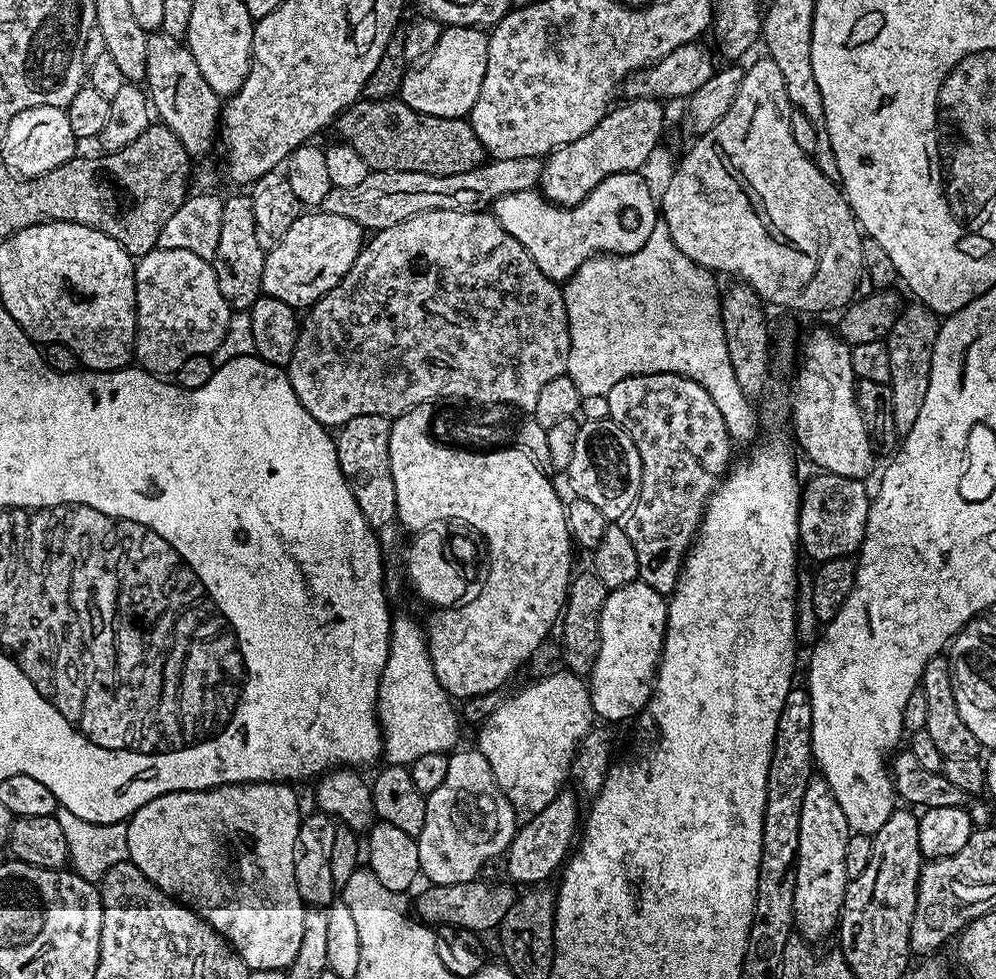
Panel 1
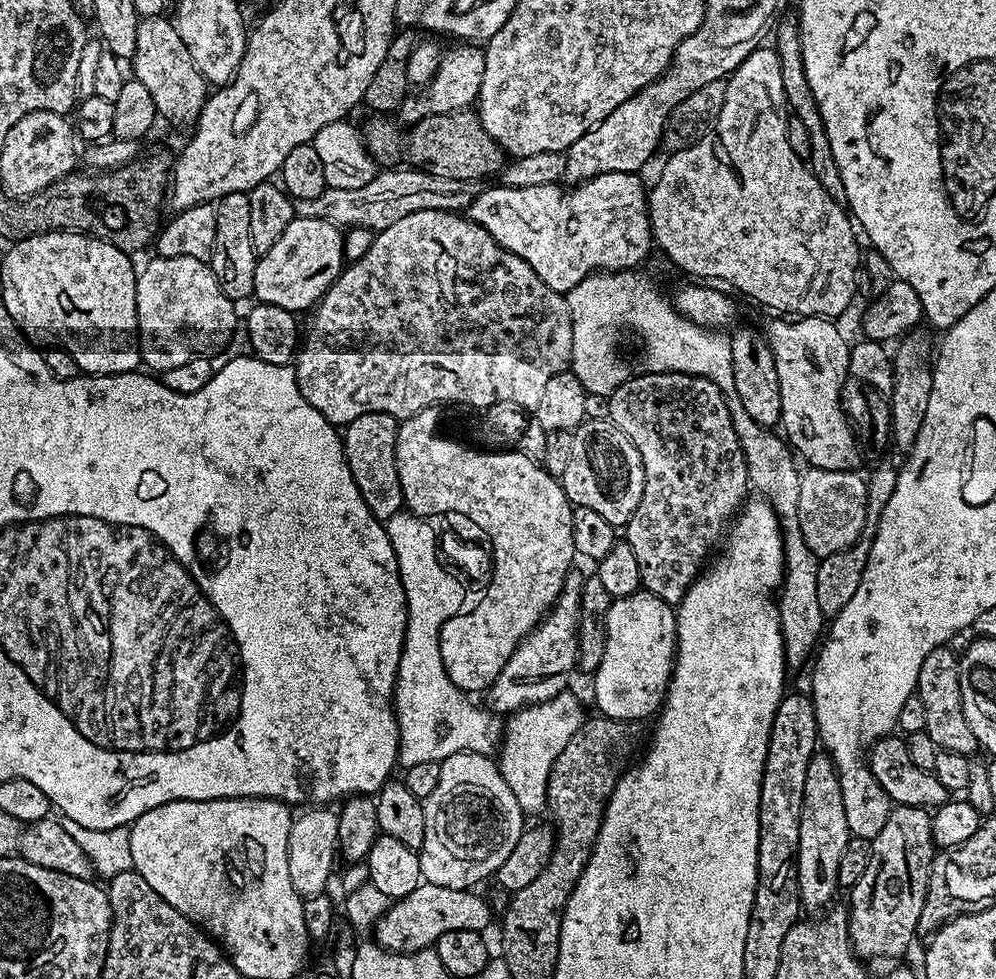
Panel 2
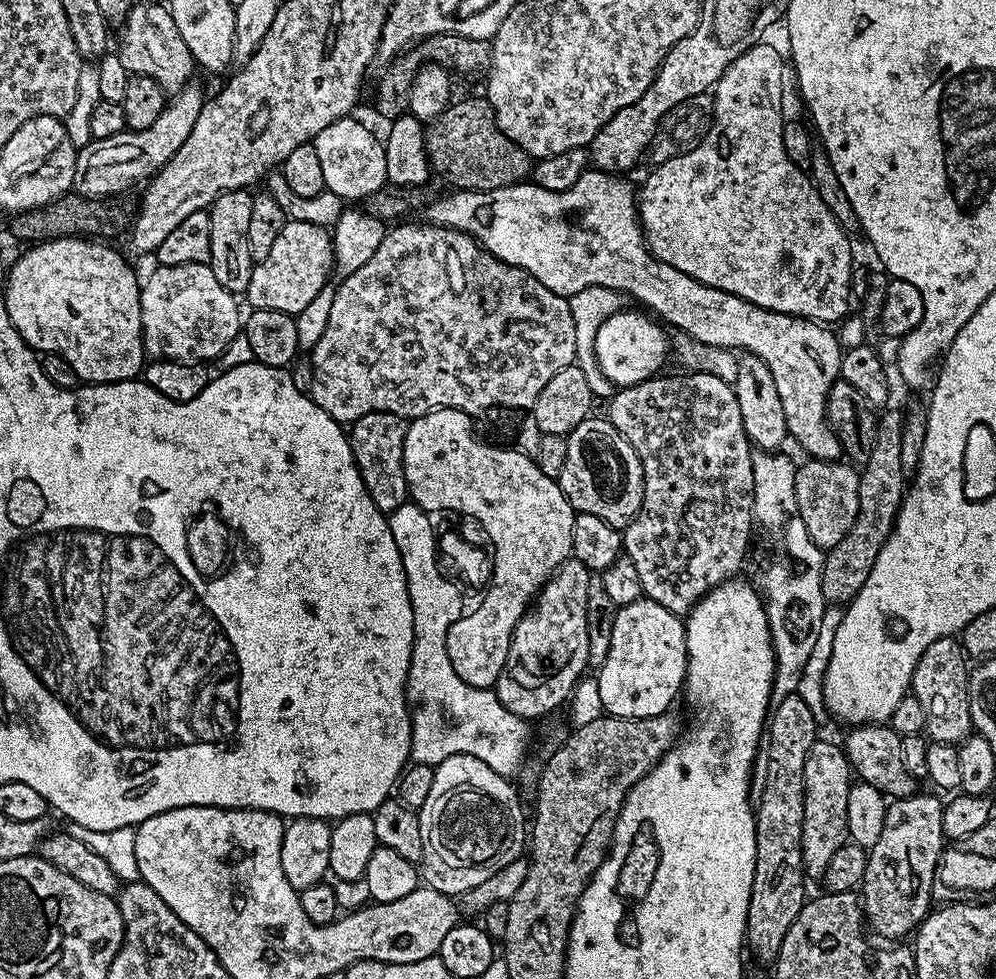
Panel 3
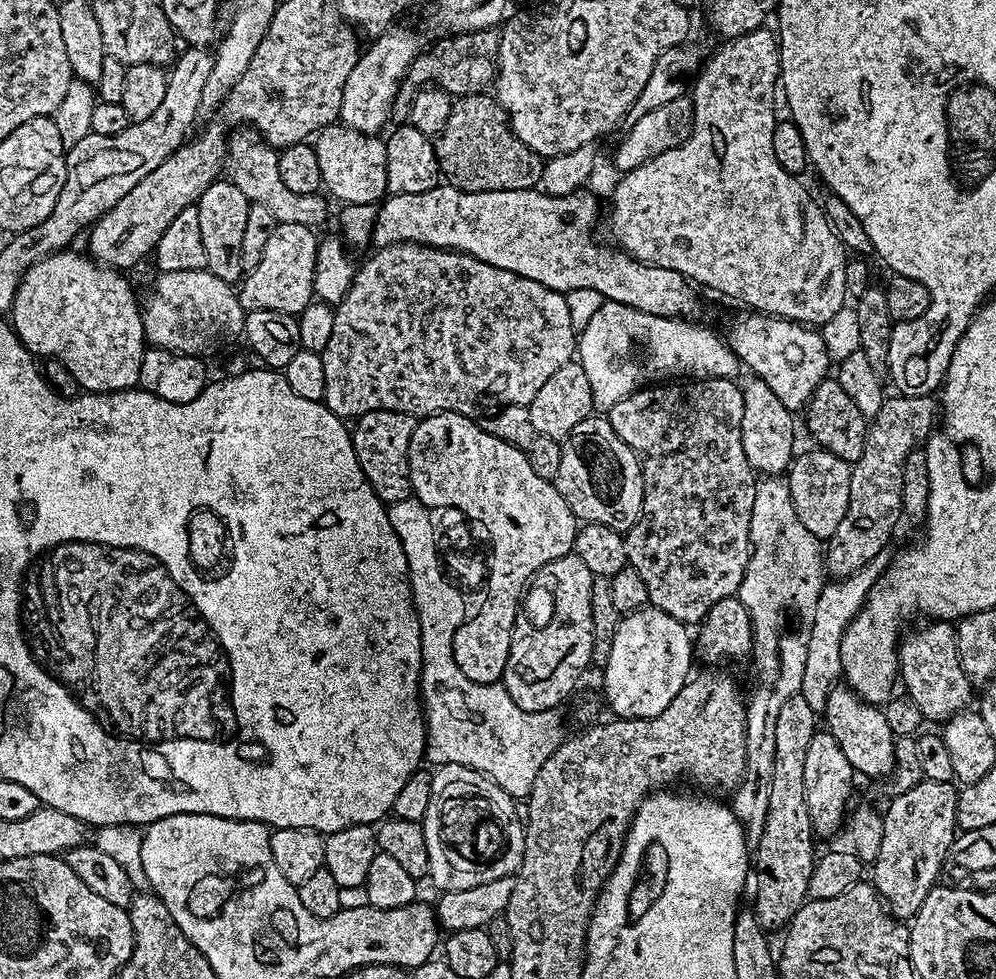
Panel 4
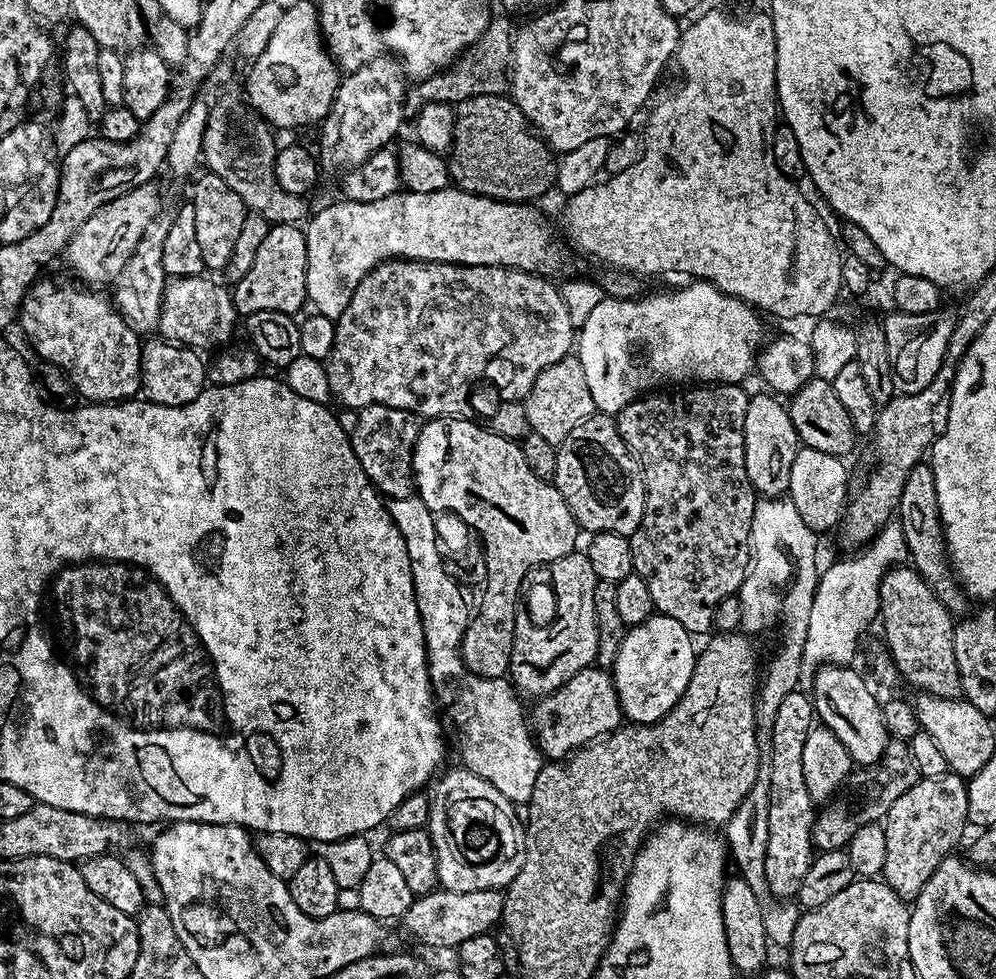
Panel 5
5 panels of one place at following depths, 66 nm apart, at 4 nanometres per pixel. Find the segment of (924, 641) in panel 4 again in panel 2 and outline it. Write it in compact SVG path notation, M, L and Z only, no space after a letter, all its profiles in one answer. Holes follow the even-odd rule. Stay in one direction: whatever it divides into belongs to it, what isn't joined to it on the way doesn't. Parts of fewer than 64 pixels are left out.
M951 647L935 648L930 654L926 654L926 662L922 662L922 670L918 670L918 682L915 695L922 702L922 710L926 710L926 722L924 732L937 745L941 752L953 752L971 757L972 751L977 751L978 745L974 738L974 730L970 730L970 722L966 722L966 714L962 710L962 694L960 693L960 661L957 653L951 652Z

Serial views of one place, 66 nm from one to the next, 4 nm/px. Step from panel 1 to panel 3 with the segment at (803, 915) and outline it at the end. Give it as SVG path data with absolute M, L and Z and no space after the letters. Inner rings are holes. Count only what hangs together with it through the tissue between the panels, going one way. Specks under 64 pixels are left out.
M817 738L810 746L804 763L804 809L802 810L802 862L809 881L819 881L824 875L834 850L838 850L848 840L848 819L846 802L848 790L854 783L854 773L848 756L839 743L831 744L824 738Z

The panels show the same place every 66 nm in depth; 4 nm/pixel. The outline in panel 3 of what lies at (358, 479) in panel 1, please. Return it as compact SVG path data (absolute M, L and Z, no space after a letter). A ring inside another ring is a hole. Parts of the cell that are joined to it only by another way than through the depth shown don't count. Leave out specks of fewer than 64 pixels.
M371 412L353 420L350 425L350 439L354 462L362 474L362 482L374 498L374 506L382 513L398 510L398 506L409 503L408 483L404 473L404 443L409 421L398 414Z

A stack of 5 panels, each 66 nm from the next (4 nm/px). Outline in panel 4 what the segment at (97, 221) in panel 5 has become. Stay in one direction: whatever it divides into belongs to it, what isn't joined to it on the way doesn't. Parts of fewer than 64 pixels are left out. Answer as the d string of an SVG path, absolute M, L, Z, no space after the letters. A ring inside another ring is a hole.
M212 124L197 140L189 139L183 143L172 156L166 158L156 170L147 174L142 182L138 182L130 194L121 200L109 210L105 216L100 217L95 224L91 225L88 236L88 248L91 259L97 264L103 264L107 267L117 270L129 270L139 262L143 256L151 257L156 250L158 238L166 234L166 226L182 214L182 210L193 207L200 195L216 180L221 179L222 173L226 168L226 131L220 124Z

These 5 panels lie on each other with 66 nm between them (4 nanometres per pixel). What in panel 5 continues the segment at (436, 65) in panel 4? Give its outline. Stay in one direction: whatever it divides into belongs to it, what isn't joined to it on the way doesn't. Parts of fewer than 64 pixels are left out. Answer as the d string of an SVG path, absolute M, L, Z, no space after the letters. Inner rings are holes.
M493 15L479 42L472 45L451 68L445 68L443 72L437 72L436 75L429 76L426 80L413 83L406 92L407 107L416 110L420 105L435 99L458 106L470 98L505 95L509 91L512 74L514 24L507 20L509 19L507 15L504 16Z

